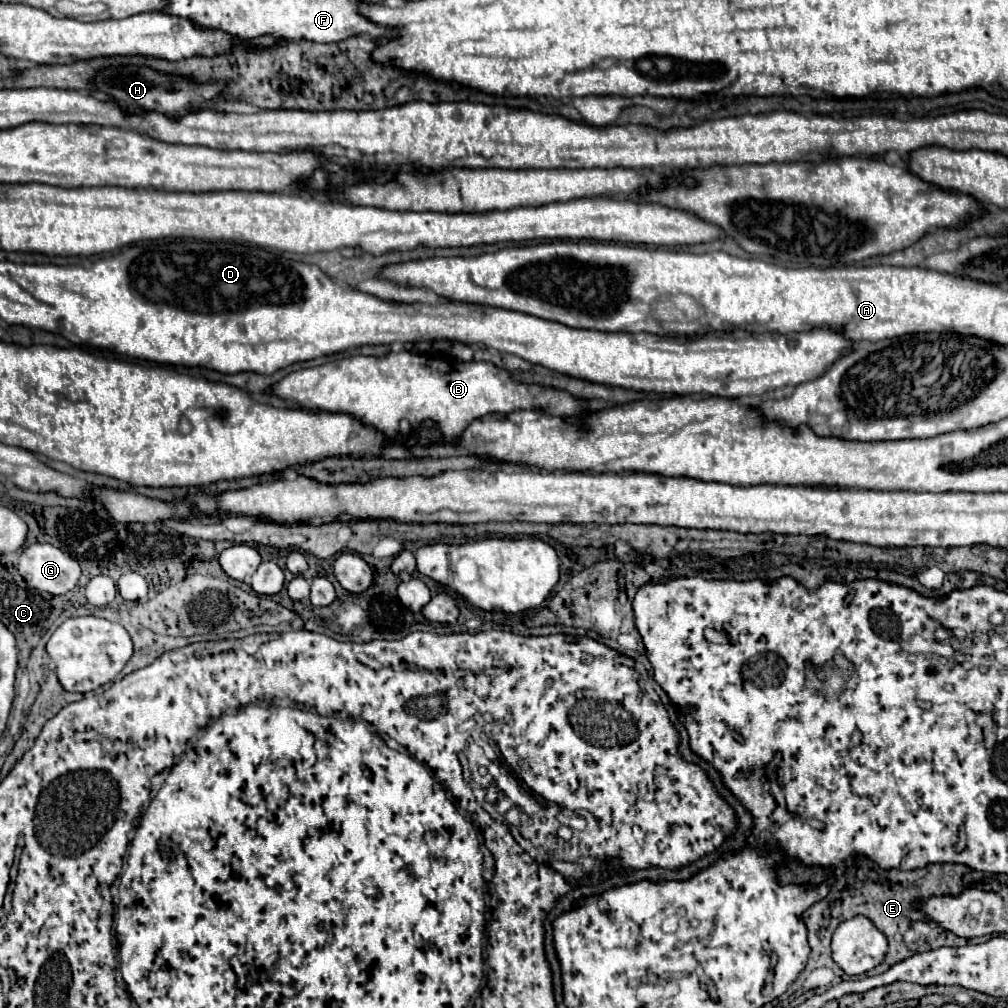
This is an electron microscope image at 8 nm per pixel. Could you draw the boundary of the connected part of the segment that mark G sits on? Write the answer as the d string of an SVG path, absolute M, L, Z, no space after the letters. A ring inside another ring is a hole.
M35 543L23 549L19 573L29 587L41 593L65 595L77 585L81 567L61 549L49 543Z

